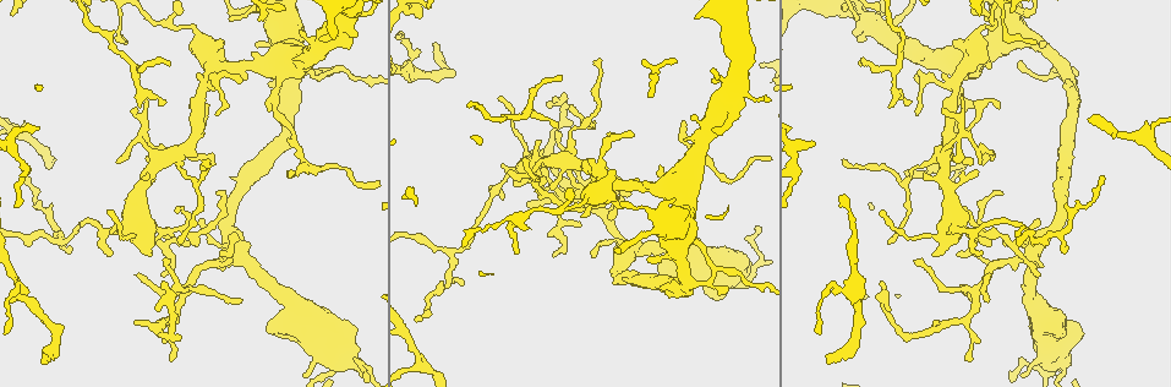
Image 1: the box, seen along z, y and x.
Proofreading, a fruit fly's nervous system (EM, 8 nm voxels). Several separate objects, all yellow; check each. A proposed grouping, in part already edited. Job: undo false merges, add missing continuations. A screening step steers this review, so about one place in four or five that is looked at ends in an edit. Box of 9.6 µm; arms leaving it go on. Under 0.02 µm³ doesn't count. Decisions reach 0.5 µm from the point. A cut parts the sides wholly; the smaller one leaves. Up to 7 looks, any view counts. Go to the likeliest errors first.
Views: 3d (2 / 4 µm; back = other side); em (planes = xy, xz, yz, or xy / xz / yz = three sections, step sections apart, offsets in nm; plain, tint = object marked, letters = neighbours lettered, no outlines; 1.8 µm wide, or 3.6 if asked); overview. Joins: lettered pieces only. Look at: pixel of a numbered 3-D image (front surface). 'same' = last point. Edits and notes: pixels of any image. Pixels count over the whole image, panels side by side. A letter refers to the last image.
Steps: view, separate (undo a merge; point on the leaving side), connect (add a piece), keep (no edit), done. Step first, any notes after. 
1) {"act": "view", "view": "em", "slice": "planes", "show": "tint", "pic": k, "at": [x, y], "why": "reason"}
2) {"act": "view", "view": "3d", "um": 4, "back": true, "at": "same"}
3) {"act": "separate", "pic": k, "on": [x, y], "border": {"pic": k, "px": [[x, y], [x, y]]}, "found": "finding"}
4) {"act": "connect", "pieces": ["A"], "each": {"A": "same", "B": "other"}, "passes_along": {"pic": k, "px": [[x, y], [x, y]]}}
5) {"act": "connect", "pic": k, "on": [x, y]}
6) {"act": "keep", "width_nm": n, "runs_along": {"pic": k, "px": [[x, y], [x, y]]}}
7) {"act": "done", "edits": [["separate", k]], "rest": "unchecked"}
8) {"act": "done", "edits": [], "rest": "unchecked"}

{"act": "view", "view": "em", "slice": "planes", "show": "tint", "pic": 1, "at": [434, 45], "why": "tapers out"}

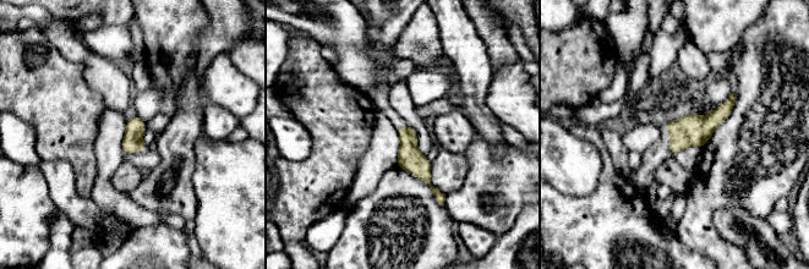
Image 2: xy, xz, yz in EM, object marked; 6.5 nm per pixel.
{"act": "view", "view": "em", "slice": "planes", "show": "letters", "at": "same"}

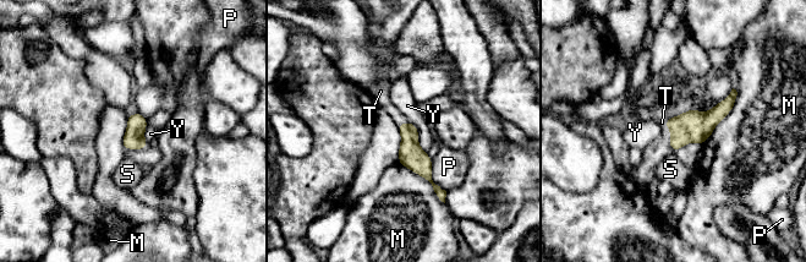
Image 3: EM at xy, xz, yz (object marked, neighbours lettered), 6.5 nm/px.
{"act": "connect", "pic": 3, "on": [653, 153], "width_nm": 140, "each": {"M": "other", "P": "other", "S": "other", "T": "same", "Y": "other"}, "found": "it goes on there"}

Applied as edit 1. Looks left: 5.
{"act": "view", "view": "3d", "um": 2, "pic": 1, "at": [986, 27], "why": "sudden change in width"}

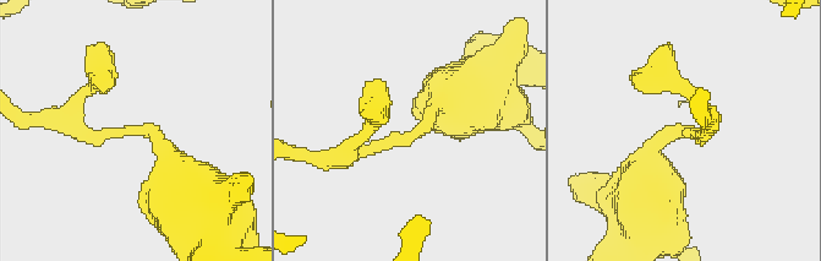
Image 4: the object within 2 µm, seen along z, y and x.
{"act": "view", "view": "em", "slice": "planes", "show": "tint", "pic": 4, "at": [123, 127], "why": "shape alone is not enough"}

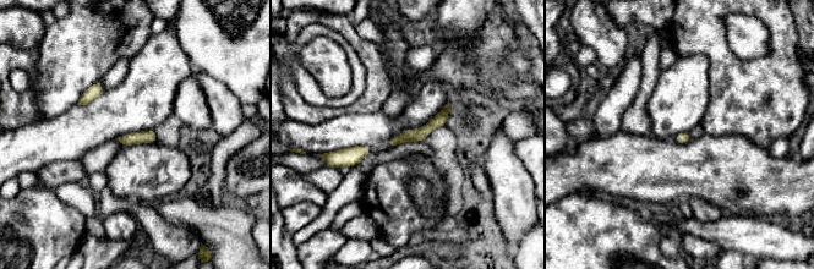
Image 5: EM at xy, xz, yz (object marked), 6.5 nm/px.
{"act": "view", "view": "em", "slice": "planes", "show": "letters", "at": "same", "why": "what lies round it"}

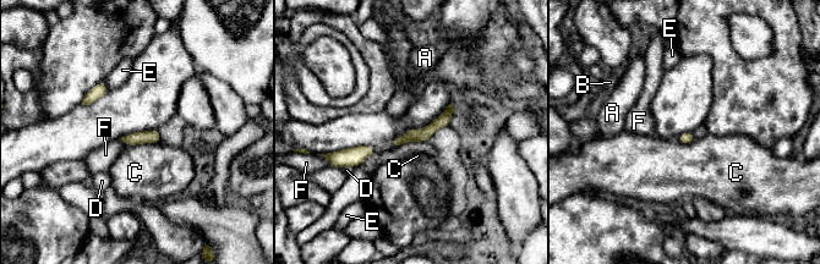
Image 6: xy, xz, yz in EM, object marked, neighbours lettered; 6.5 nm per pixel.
{"act": "keep", "each": {"A": "other", "B": "other", "C": "other", "D": "other", "E": "other", "F": "other"}, "border": {"pic": 6, "px": [[159, 142], [143, 142], [126, 147]]}, "found": "continuous, no second neuron"}

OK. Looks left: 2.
{"act": "view", "view": "3d", "um": 2, "pic": 1, "at": [968, 358], "why": "an open end"}

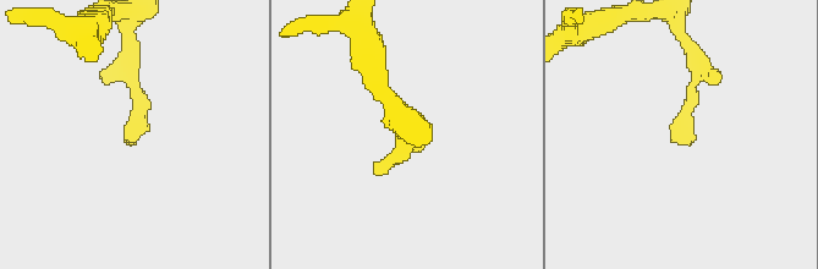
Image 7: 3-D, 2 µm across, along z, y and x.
{"act": "view", "view": "em", "slice": "planes", "show": "letters", "pic": 7, "at": [672, 137], "why": "need the tissue"}

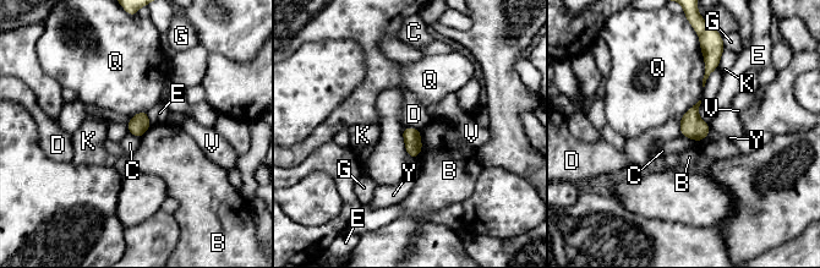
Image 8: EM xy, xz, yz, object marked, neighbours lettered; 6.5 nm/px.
{"act": "keep", "each": {"B": "other", "C": "other", "D": "other", "E": "other", "G": "other", "K": "other", "Q": "other", "V": "other", "Y": "other"}, "border": {"pic": 8, "px": [[404, 126], [419, 130]]}, "found": "no lettered piece goes on from it"}

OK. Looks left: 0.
{"act": "done", "edits": [["connect", 3]], "rest": "unchecked"}

